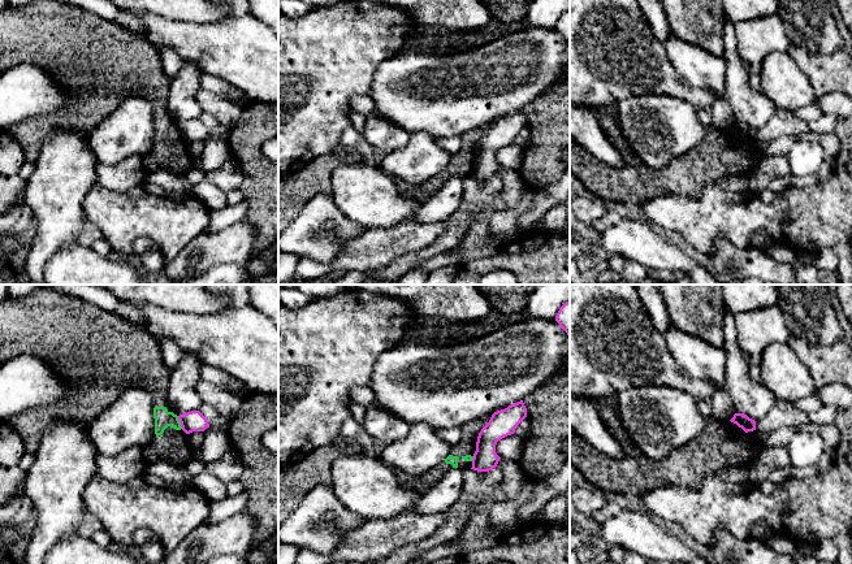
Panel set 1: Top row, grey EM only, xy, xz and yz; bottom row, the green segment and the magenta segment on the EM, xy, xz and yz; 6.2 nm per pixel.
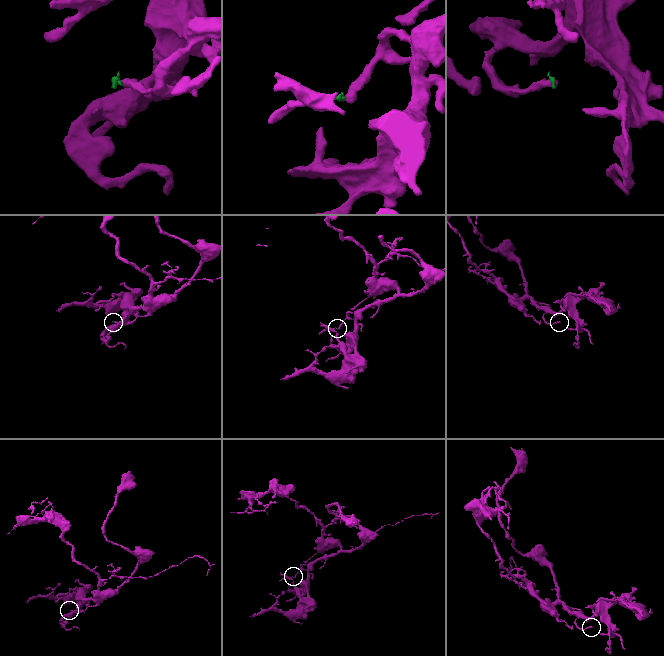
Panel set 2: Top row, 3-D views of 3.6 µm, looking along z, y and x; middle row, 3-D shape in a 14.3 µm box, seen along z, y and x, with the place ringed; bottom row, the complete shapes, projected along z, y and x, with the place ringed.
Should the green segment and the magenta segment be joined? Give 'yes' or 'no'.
no

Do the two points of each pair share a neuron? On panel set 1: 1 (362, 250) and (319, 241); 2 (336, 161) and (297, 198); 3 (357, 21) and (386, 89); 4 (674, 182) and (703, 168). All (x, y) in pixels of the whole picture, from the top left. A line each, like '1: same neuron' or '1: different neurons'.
1: different neurons
2: same neuron
3: different neurons
4: same neuron

